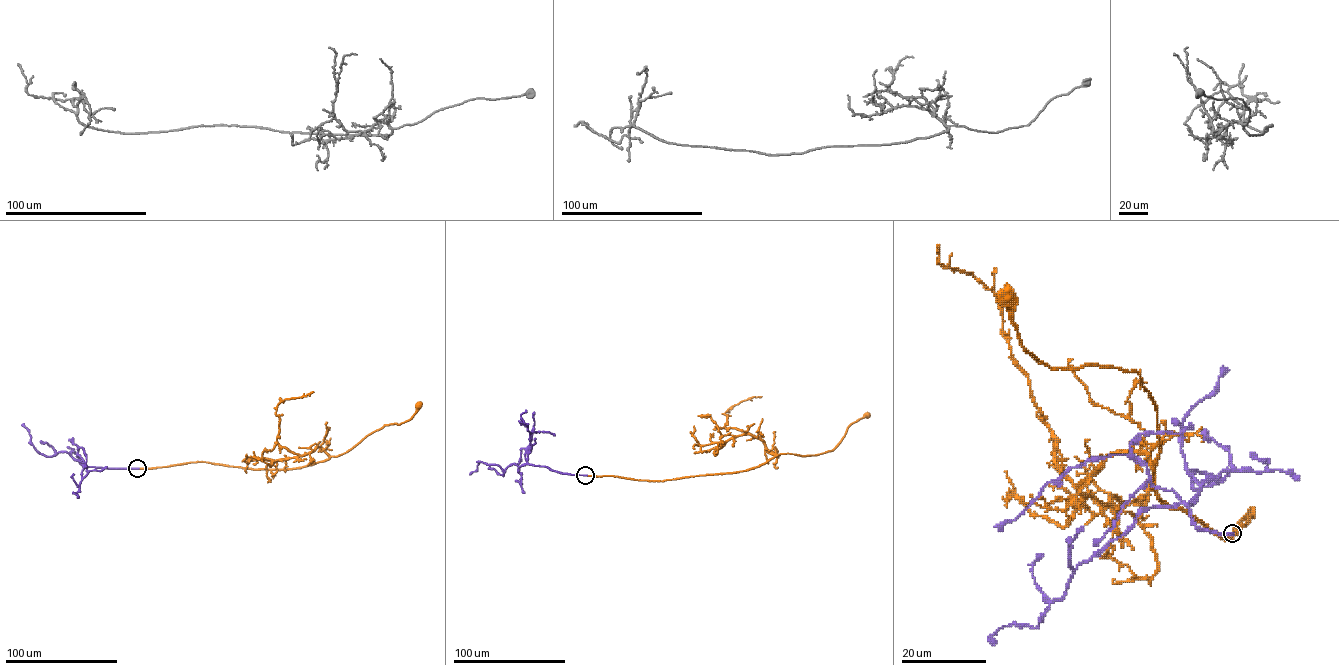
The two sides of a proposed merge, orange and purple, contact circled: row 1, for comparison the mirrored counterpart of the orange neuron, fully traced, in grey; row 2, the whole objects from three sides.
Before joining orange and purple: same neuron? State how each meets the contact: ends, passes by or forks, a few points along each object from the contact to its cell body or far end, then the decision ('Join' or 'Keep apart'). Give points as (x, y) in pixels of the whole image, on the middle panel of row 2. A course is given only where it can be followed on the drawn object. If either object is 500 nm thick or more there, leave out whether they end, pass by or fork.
Course of orange: (585, 475), (664, 481), (748, 470), (780, 454), (814, 455), (832, 451), (847, 428), (866, 414). Course of purple: (585, 475), (562, 473), (526, 464), (510, 464), (504, 471), (497, 465), (481, 461), (470, 474). Keep apart

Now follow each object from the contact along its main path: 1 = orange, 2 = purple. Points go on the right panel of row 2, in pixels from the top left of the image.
1: (1232, 534), (1253, 509), (1224, 537), (1152, 490), (1157, 414), (1141, 377), (1051, 368), (1022, 346), (1003, 298)
2: (1232, 533), (1192, 524), (1200, 483), (1189, 471), (1216, 479), (1193, 490), (1181, 451), (1185, 415), (1228, 369)

